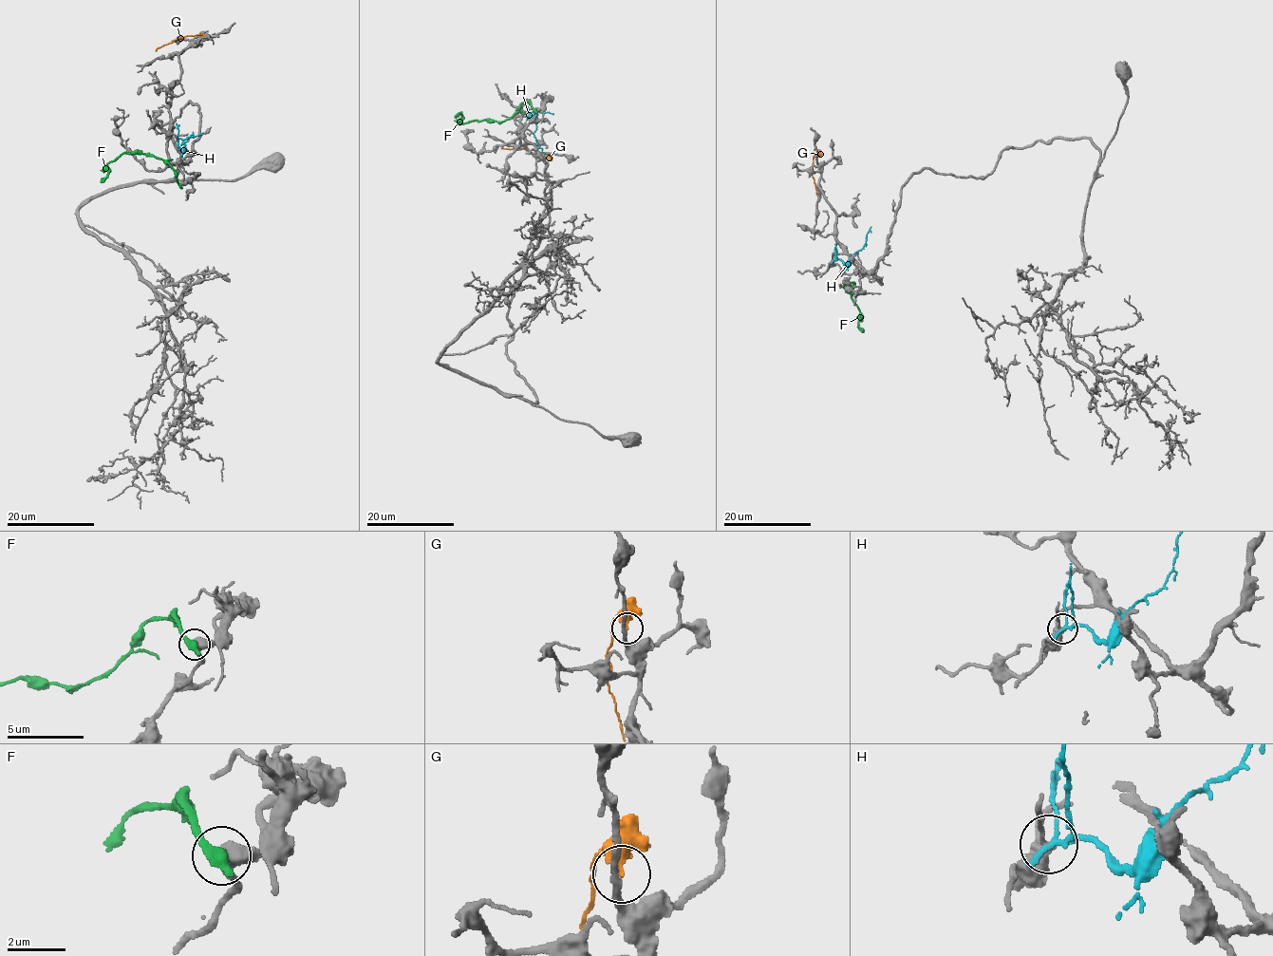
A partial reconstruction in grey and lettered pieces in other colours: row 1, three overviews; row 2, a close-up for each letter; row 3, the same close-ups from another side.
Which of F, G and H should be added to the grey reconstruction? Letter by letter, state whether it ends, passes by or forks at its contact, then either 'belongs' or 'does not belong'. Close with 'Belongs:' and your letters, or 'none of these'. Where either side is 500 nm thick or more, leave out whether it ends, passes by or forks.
F: it ends; does not belong
G: it ends; does not belong
H: it forks; does not belong
Belongs: none of these

